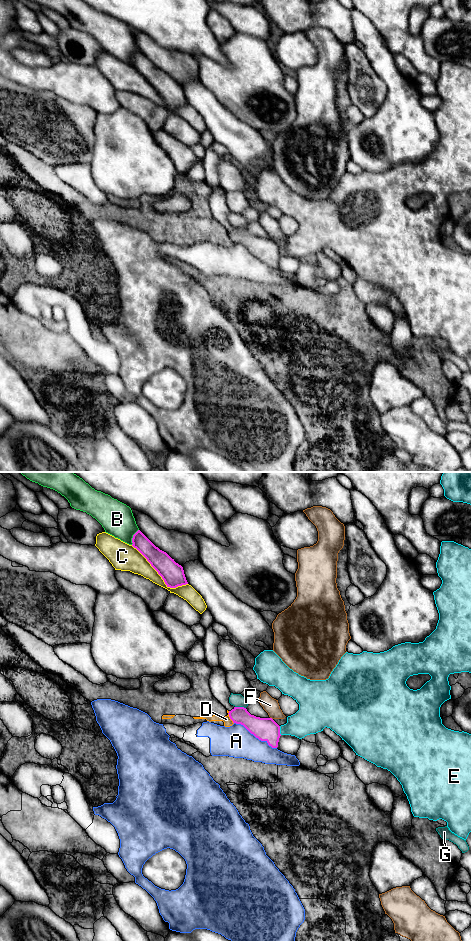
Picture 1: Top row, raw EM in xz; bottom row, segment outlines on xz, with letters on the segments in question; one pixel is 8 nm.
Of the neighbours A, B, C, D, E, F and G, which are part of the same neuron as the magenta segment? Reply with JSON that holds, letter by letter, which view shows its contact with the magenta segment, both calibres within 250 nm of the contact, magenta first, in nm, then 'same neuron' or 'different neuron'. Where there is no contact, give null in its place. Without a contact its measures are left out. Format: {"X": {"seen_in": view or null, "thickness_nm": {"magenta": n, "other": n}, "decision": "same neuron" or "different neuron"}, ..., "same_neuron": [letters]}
{"A": {"seen_in": "xz", "thickness_nm": {"magenta": 190, "other": 260}, "decision": "different neuron"}, "B": {"seen_in": "xz", "thickness_nm": {"magenta": 140, "other": 260}, "decision": "different neuron"}, "C": {"seen_in": "xz", "thickness_nm": {"magenta": 180, "other": 180}, "decision": "different neuron"}, "D": {"seen_in": "xz", "thickness_nm": {"magenta": 150, "other": 70}, "decision": "different neuron"}, "E": {"seen_in": "xz", "thickness_nm": {"magenta": 190, "other": 220}, "decision": "different neuron"}, "F": {"seen_in": "xz", "thickness_nm": {"magenta": 190, "other": 120}, "decision": "different neuron"}, "G": {"seen_in": "xz", "thickness_nm": {"magenta": 180, "other": 110}, "decision": "different neuron"}, "same_neuron": []}

